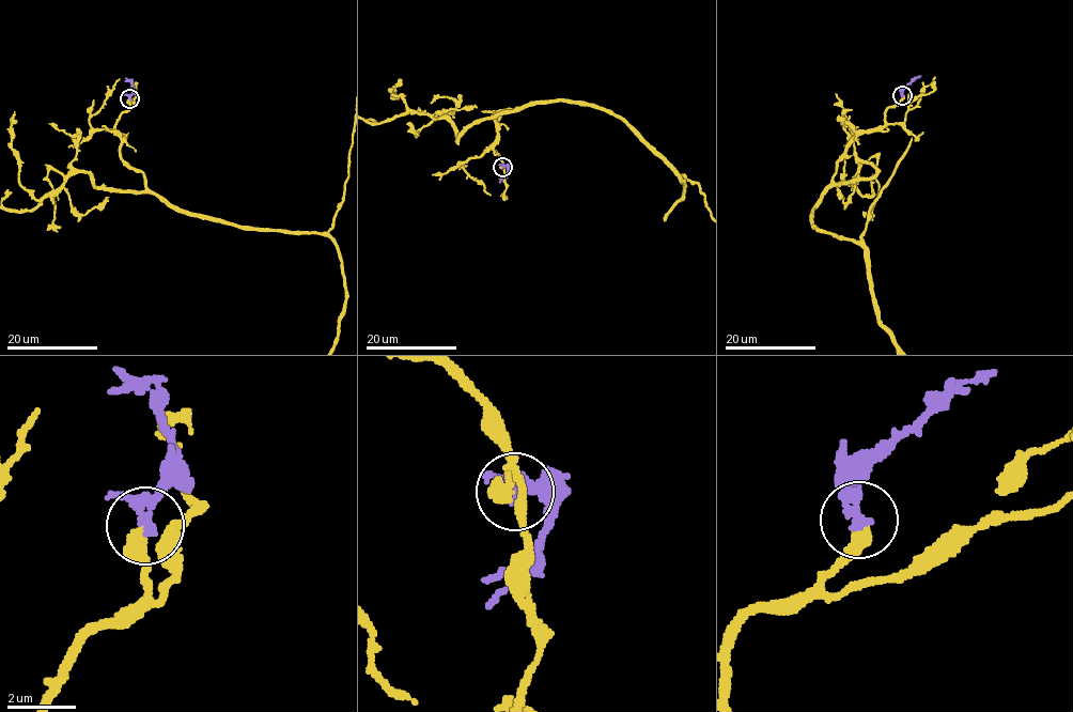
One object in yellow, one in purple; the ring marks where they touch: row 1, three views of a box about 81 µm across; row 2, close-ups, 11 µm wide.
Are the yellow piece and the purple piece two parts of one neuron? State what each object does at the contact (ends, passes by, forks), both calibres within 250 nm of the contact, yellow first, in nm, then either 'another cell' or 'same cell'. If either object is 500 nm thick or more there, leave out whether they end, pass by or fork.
yellow ends; purple passes by; calibres 440 and 280 nm; same cell

